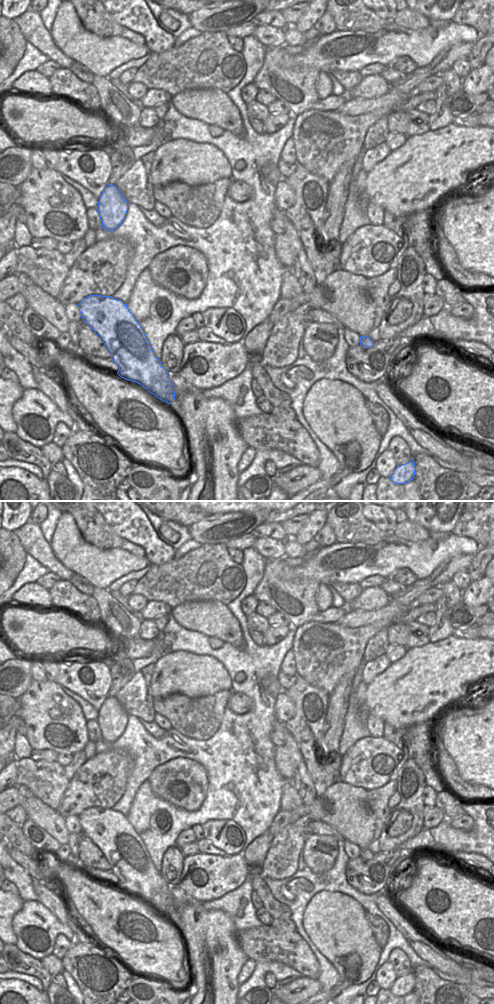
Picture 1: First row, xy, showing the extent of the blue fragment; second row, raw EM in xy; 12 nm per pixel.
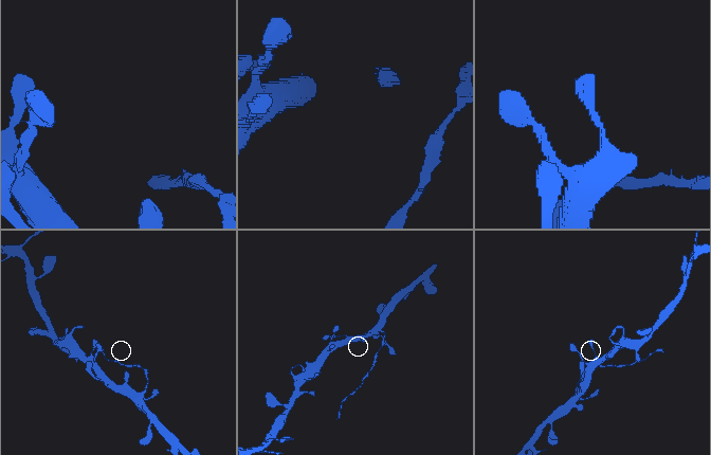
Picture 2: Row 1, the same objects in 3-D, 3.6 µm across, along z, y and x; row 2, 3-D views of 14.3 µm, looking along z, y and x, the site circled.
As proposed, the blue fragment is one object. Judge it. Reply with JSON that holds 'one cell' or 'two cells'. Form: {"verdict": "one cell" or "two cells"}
{"verdict": "two cells"}

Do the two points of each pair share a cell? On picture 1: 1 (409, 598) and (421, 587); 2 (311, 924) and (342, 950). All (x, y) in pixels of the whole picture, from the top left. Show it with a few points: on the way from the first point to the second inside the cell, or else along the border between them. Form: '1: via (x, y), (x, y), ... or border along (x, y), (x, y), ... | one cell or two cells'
1: via (412, 595), (418, 589) | one cell
2: via (319, 930), (334, 945) | one cell

